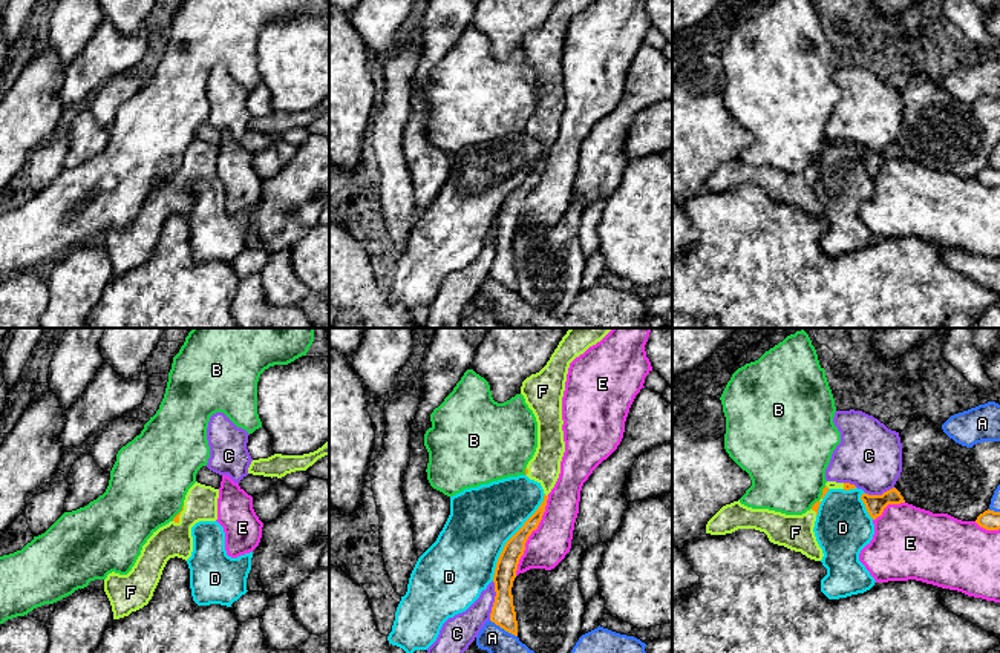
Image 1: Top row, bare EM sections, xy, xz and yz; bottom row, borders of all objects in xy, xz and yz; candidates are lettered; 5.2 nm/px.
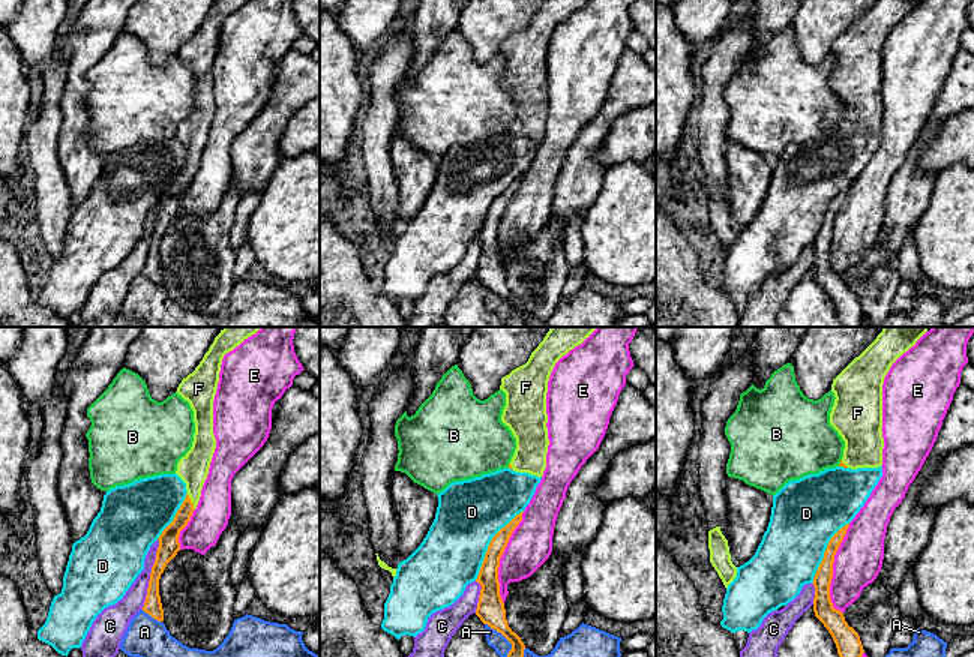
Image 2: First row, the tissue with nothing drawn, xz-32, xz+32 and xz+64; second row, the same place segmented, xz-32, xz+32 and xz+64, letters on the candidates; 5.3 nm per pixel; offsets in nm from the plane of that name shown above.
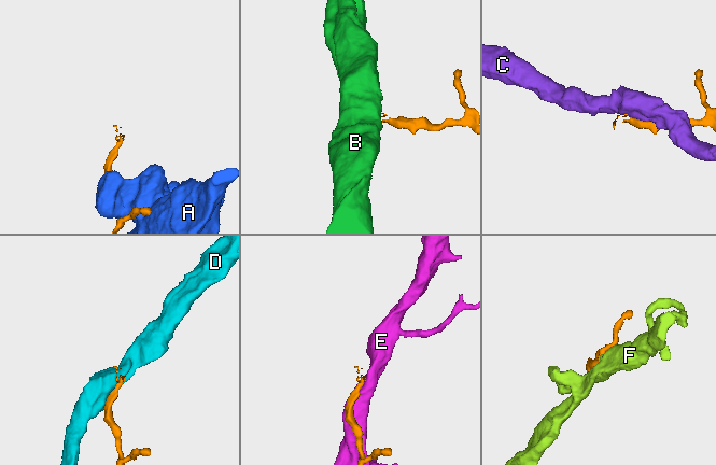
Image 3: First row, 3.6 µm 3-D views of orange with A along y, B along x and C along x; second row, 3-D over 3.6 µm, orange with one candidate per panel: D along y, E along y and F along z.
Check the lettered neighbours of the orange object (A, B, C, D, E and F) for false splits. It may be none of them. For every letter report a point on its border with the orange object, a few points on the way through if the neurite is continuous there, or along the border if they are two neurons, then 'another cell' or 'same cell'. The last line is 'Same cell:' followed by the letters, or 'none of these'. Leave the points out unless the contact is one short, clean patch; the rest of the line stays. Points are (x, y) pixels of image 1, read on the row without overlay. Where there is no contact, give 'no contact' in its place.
A: contact xz (503, 284); another cell
B: contact xy (179, 169); border xy (183, 161), (183, 166), (172, 177); another cell
C: contact xz (495, 256); another cell
D: contact xz (512, 193); another cell
E: contact xz (530, 190); another cell
F: contact xy (179, 170); way xy (176, 175), (179, 170), (179, 187), (172, 196); same cell
Same cell: F

